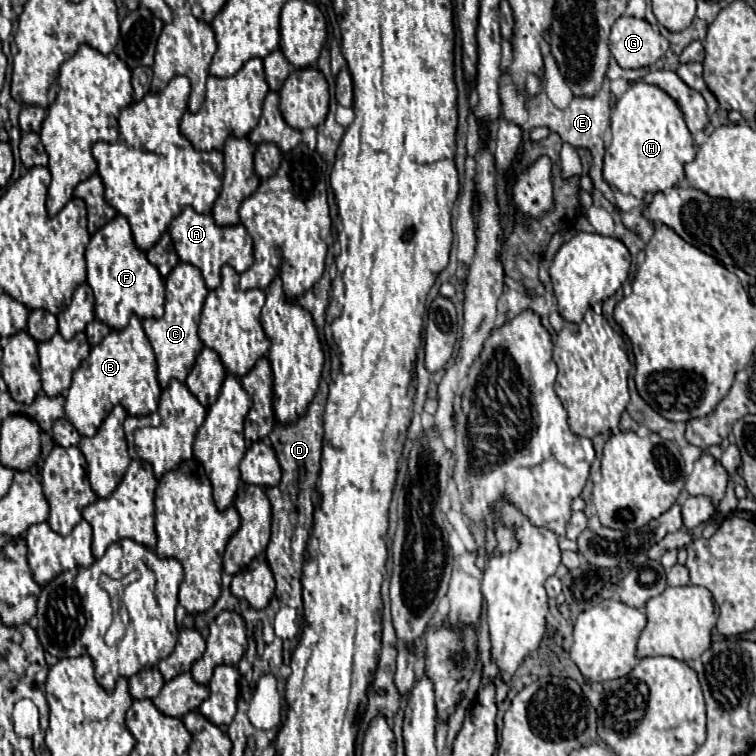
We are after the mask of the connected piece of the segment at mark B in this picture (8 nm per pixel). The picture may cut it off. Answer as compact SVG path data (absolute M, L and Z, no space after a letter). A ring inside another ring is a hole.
M132 316L124 330L112 330L112 334L108 334L100 346L94 346L90 356L74 370L64 410L78 434L92 438L112 412L112 406L120 404L130 416L148 416L156 412L160 392L152 346L144 334L142 320Z

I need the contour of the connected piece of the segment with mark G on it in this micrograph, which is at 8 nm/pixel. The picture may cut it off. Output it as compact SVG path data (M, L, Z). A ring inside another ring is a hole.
M620 16L610 32L610 52L622 68L652 66L668 50L668 40L646 20Z

